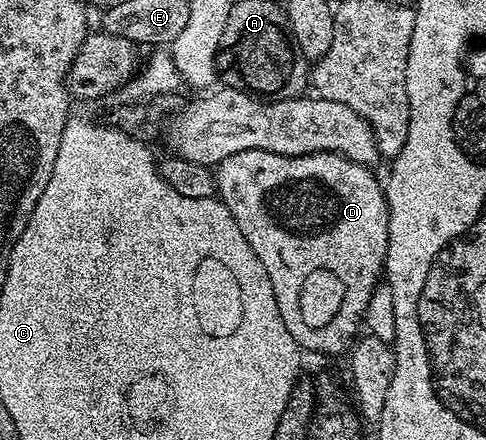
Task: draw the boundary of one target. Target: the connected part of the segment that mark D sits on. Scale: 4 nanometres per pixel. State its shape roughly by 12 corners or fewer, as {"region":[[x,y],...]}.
{"region":[[244,151],[217,195],[298,348],[350,350],[385,270],[382,180]]}

